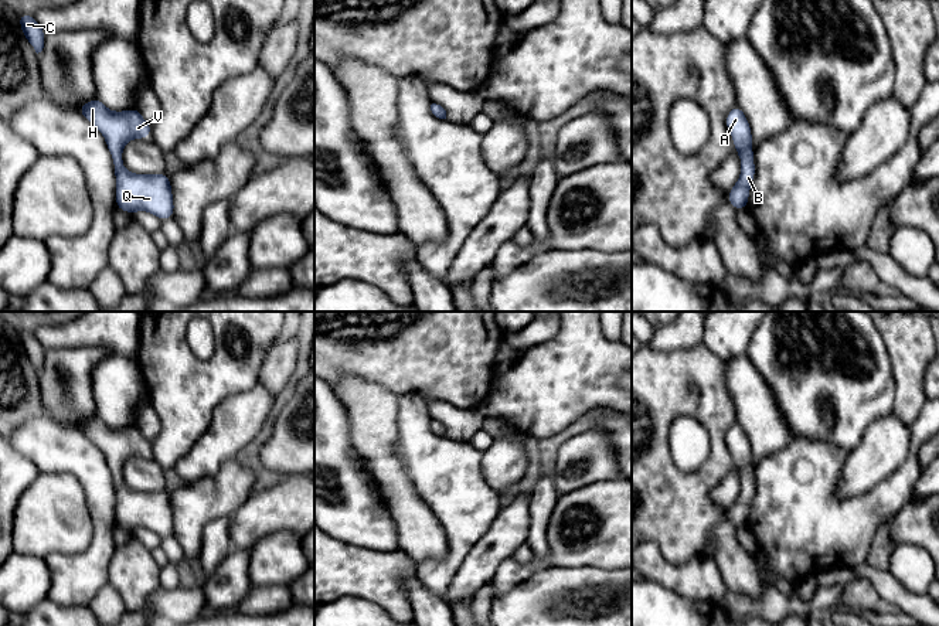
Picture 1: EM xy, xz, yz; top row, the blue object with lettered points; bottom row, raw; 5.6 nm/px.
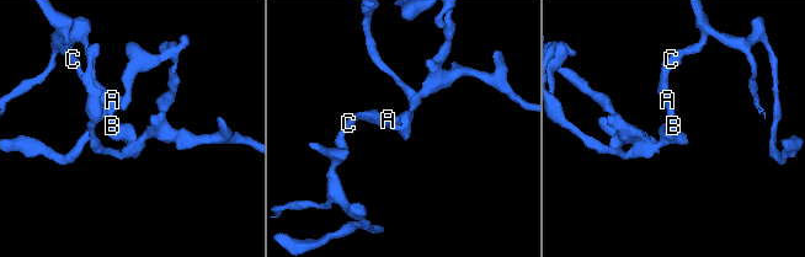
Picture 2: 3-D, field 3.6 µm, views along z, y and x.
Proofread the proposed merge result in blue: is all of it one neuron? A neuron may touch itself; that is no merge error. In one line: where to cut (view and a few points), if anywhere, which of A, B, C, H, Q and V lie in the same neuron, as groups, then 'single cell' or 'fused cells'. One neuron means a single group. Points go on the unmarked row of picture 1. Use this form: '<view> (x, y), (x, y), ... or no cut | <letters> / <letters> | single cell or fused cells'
no cut | A B C H Q V | single cell

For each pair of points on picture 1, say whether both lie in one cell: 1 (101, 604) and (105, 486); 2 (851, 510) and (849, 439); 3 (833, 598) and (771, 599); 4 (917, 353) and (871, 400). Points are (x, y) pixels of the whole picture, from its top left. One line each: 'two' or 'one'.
1: two
2: two
3: one
4: two

